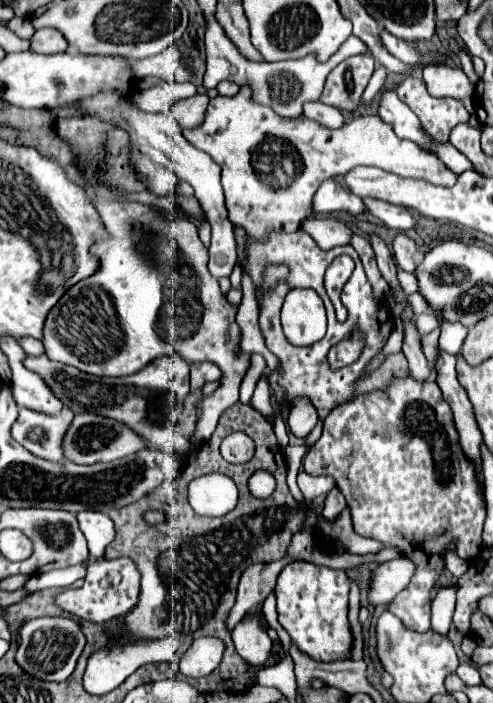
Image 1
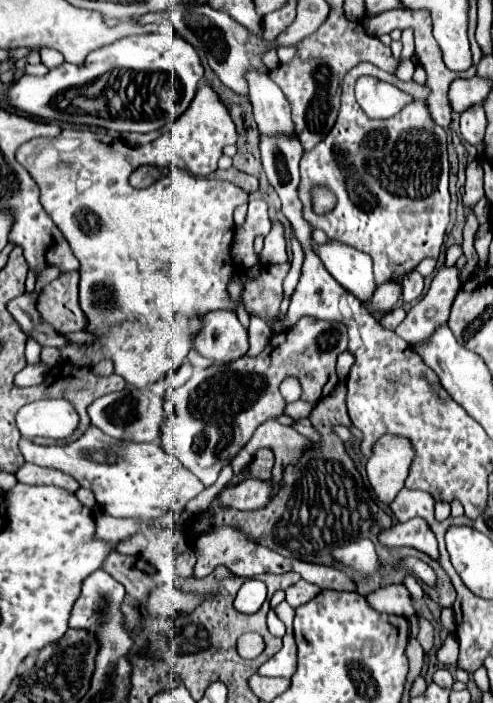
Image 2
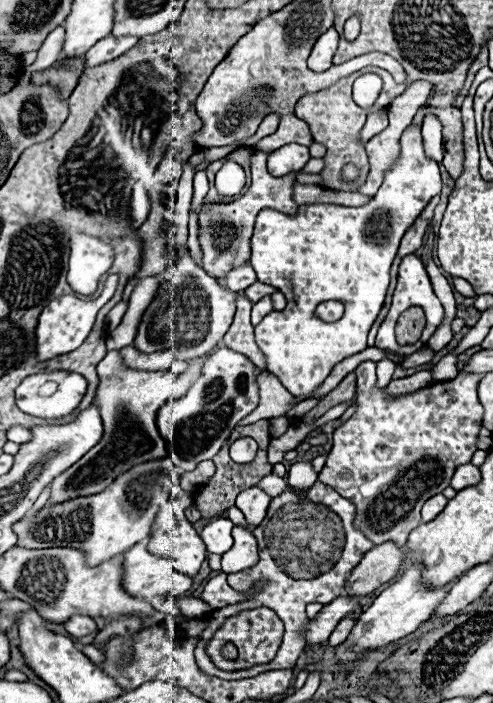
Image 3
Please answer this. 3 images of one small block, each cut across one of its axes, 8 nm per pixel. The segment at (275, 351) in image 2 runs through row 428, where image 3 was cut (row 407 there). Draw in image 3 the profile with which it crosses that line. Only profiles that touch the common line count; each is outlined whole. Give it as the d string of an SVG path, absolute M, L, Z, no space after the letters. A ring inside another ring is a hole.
M218 348L208 356L202 368L202 376L192 384L186 396L172 398L158 412L158 430L166 440L168 452L178 454L178 462L182 472L194 470L198 462L210 460L222 444L228 440L232 428L248 416L258 404L258 388L256 388L256 368L254 364L238 352L230 348Z

